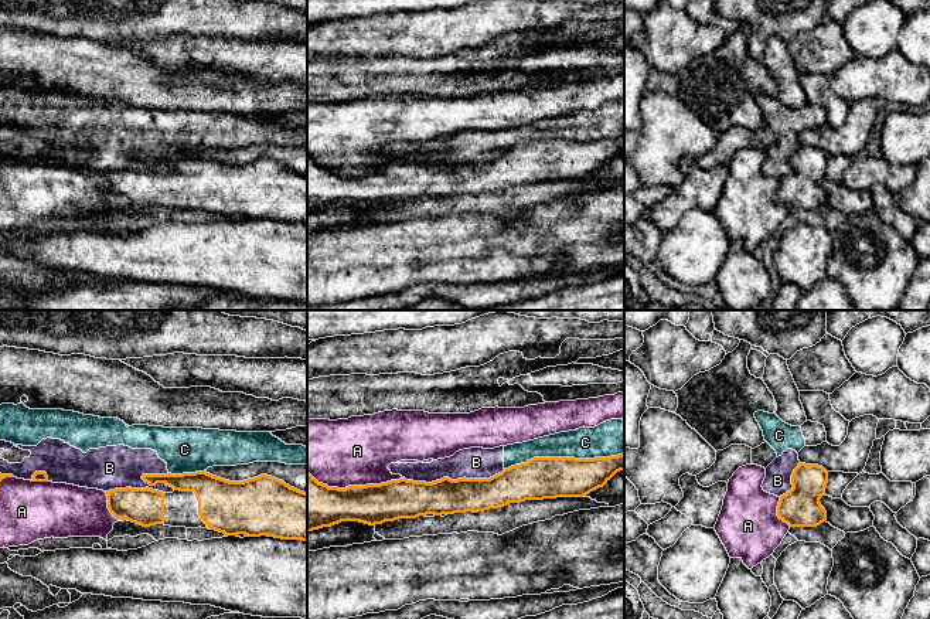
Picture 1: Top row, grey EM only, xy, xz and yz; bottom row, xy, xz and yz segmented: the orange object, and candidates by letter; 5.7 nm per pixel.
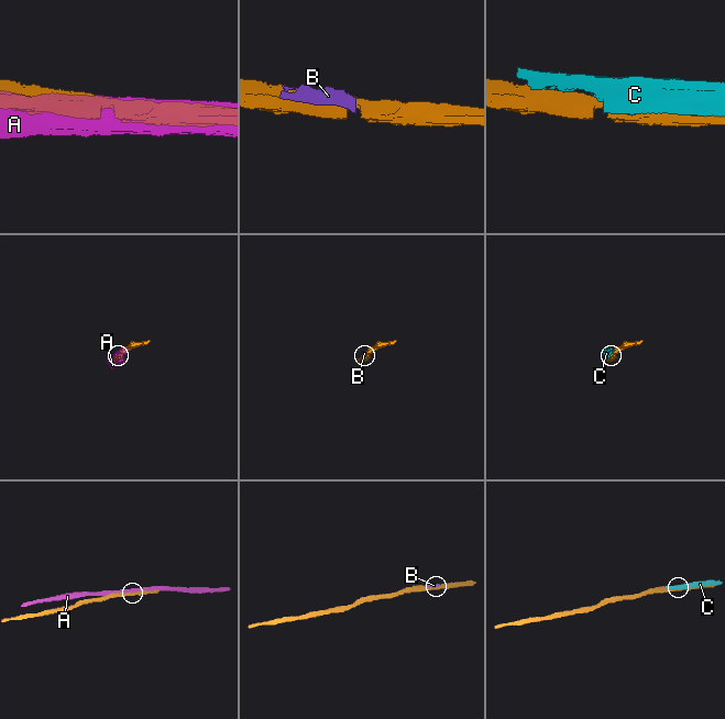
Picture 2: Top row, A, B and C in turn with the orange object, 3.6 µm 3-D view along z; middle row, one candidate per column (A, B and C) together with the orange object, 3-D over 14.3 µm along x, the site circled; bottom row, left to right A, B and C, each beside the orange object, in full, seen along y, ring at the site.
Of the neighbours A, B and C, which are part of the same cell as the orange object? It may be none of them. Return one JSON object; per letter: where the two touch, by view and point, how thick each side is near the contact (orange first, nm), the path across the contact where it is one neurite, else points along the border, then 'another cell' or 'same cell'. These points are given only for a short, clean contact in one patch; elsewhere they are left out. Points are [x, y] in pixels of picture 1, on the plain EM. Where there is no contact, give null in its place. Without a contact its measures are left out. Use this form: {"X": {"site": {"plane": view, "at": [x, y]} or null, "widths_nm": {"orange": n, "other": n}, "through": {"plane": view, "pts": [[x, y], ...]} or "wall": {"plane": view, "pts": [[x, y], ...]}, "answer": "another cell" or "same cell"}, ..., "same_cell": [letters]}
{"A": {"site": {"plane": "xz", "at": [356, 169]}, "widths_nm": {"orange": 260, "other": 380}, "answer": "another cell"}, "B": {"site": {"plane": "xy", "at": [139, 172]}, "widths_nm": {"orange": 100, "other": 240}, "answer": "another cell"}, "C": {"site": {"plane": "xz", "at": [564, 140]}, "widths_nm": {"orange": 240, "other": 190}, "answer": "another cell"}, "same_cell": []}

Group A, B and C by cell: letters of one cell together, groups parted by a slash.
A / B C

